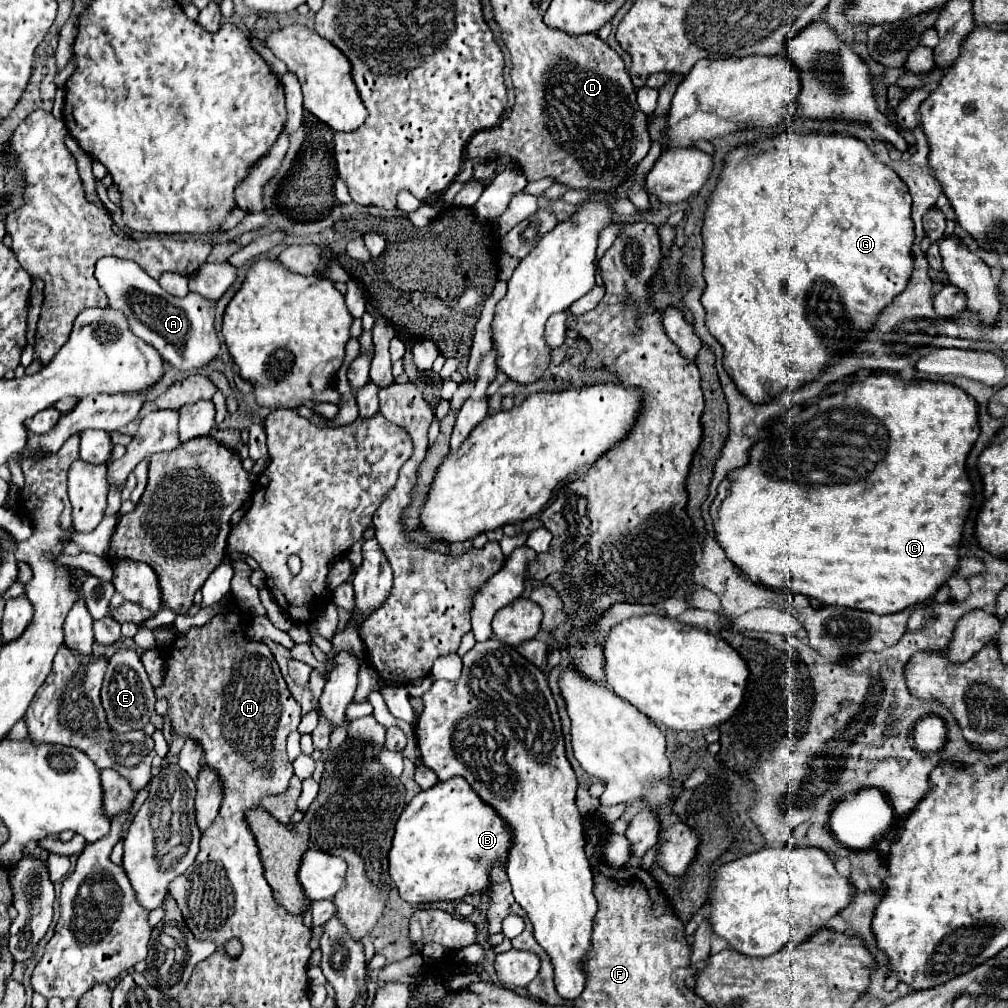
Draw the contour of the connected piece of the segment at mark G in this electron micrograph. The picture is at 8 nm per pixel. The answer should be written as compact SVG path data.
M782 133L774 139L766 139L764 143L754 143L746 147L738 147L728 153L722 177L708 201L706 219L702 227L706 251L704 251L704 279L706 289L702 295L702 305L706 309L706 329L724 349L724 369L730 379L736 383L740 393L750 399L750 403L762 405L764 401L774 401L782 393L790 389L798 389L806 383L816 381L830 361L842 359L850 355L862 341L866 333L870 333L870 325L878 319L878 313L902 289L906 289L906 281L910 281L910 273L914 269L914 223L910 219L910 193L902 179L886 165L882 165L874 153L860 141L848 135L794 135Z

